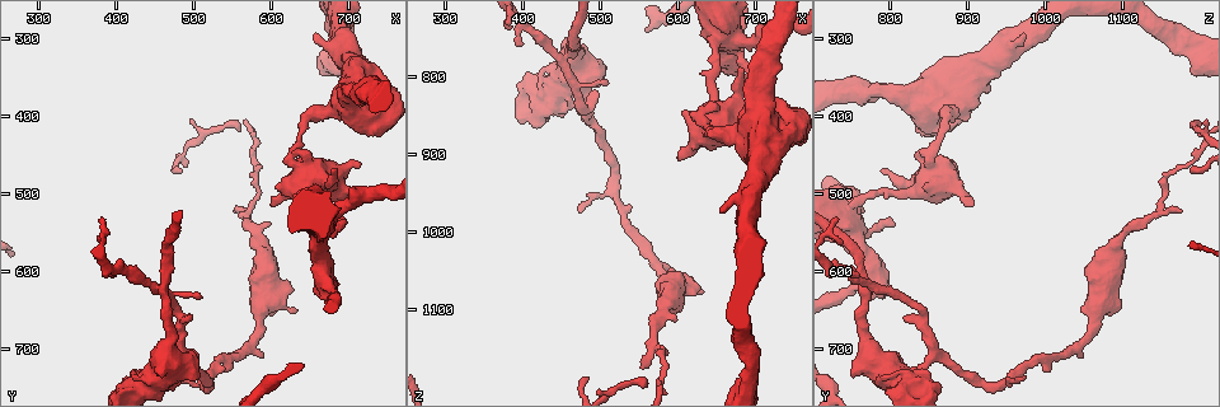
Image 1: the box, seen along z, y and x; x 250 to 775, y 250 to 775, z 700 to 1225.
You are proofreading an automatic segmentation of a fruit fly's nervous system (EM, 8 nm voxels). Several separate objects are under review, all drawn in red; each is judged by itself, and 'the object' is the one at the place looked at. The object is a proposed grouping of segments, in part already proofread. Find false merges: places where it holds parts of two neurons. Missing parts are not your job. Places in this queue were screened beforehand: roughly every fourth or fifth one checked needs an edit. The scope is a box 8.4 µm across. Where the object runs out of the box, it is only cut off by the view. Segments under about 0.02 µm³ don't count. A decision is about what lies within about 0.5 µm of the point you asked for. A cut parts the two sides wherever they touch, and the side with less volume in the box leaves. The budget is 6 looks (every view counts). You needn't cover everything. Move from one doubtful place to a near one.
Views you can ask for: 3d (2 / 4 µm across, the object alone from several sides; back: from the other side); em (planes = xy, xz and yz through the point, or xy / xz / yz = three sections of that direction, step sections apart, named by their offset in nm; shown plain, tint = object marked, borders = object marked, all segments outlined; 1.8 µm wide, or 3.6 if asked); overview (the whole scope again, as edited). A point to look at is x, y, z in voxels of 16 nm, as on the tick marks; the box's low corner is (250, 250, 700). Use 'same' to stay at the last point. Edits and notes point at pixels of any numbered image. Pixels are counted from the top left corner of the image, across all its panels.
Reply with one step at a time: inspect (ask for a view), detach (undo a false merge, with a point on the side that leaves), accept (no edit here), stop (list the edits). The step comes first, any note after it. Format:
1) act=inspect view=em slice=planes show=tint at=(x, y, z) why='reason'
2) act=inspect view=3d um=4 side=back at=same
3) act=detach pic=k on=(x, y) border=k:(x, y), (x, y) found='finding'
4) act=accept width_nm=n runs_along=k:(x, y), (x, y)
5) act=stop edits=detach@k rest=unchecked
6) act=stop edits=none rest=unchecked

act=inspect view=3d um=2 at=(585, 570, 1085) why='calibre changes'

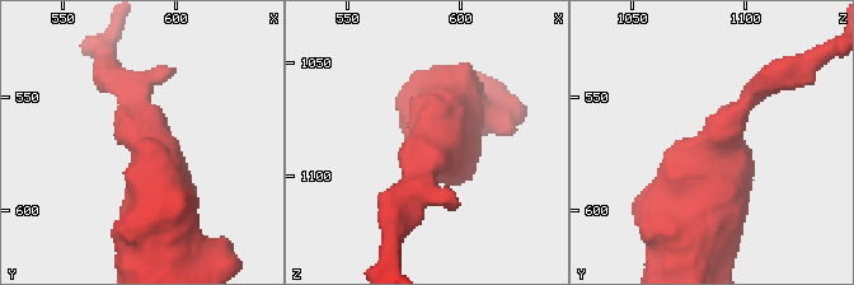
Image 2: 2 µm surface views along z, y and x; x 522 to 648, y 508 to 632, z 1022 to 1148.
act=inspect view=em slice=planes show=tint at=(588, 569, 1089) why='need the tissue'

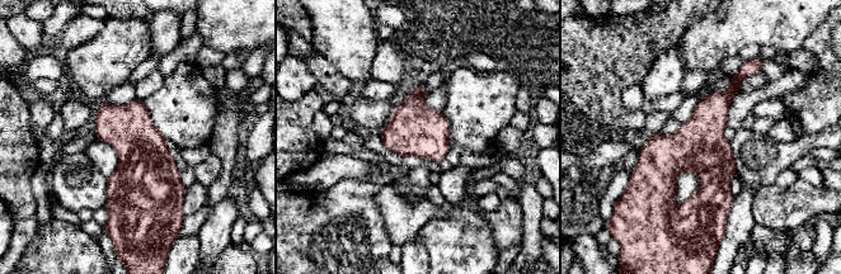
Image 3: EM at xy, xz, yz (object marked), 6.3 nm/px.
act=accept found='continuous, no second neuron'

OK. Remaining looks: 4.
act=inspect view=3d um=4 at=(635, 465, 855)

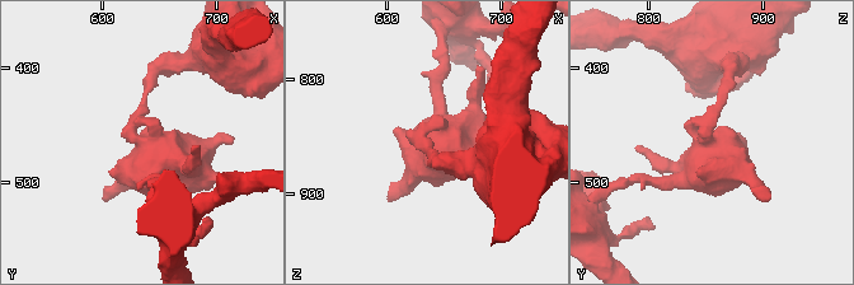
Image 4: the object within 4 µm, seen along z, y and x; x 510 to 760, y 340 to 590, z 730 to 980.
act=inspect view=em um=3.6 slice=planes show=tint at=(634, 466, 854) why='shape alone is not enough'

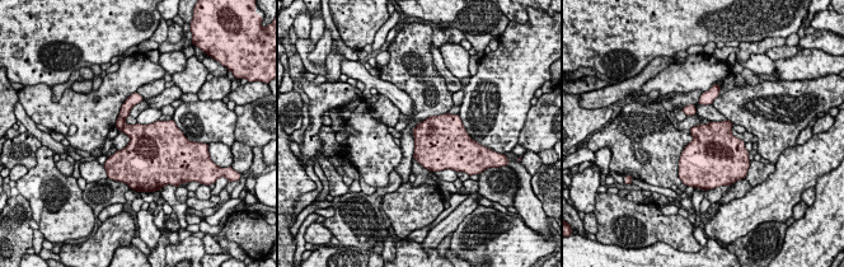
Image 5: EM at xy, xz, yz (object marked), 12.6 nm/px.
act=detach pic=5 on=(136, 131) border=5:(120, 116), (123, 118) found='two neurons meet here'

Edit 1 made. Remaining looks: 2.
act=stop edits=detach@5 rest=unchecked

